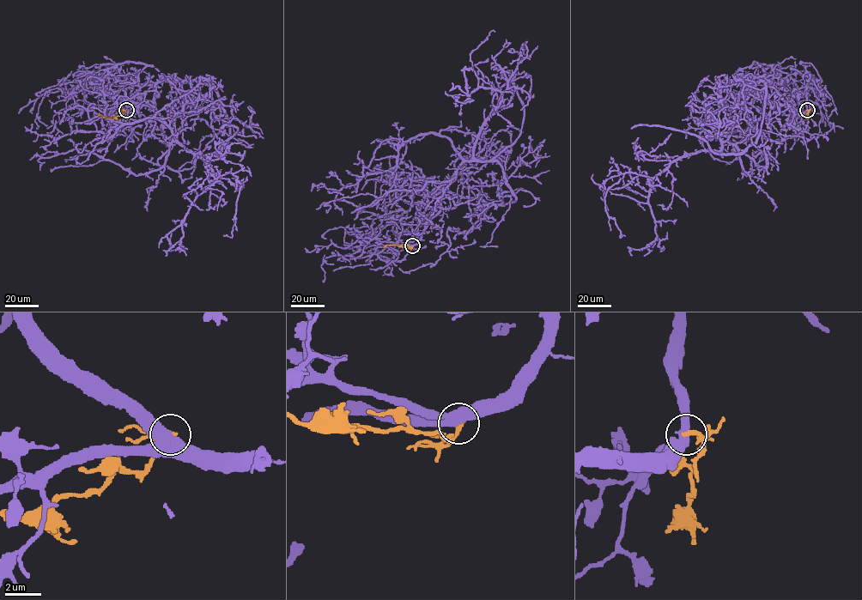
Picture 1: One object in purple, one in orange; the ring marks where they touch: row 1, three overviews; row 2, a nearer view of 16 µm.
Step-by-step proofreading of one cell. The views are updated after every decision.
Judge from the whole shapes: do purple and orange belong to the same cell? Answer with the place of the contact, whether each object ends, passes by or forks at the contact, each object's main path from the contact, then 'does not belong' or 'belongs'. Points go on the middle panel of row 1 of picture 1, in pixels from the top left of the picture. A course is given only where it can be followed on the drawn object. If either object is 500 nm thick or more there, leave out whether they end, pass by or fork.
place (412, 245); course purple (412, 245), (442, 191), (513, 202), (503, 167), (464, 160), (444, 183), (326, 209); course orange (413, 245), (385, 246); belongs

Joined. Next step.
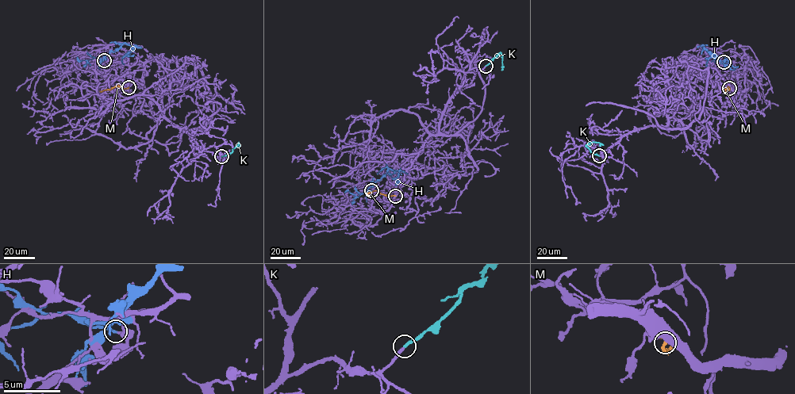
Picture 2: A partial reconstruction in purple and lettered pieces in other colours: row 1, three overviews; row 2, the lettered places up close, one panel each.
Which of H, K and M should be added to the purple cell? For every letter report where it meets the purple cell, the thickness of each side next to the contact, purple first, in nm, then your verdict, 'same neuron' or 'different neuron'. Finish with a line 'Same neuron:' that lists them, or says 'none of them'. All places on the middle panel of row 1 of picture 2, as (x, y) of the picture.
H: contact (371, 190); calibres 240 and 200 nm; different neuron
K: contact (485, 66); calibres 240 and 200 nm; same neuron
M: contact (395, 196); calibres 500 and 260 nm; different neuron
Same neuron: K

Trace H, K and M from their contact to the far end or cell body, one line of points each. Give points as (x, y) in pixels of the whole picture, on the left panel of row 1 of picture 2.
H: (104, 59), (100, 59), (115, 51), (122, 44), (129, 43), (132, 50), (123, 57), (124, 63)
K: (221, 156), (229, 154), (239, 142), (238, 145)
M: (128, 87), (115, 86), (99, 91)

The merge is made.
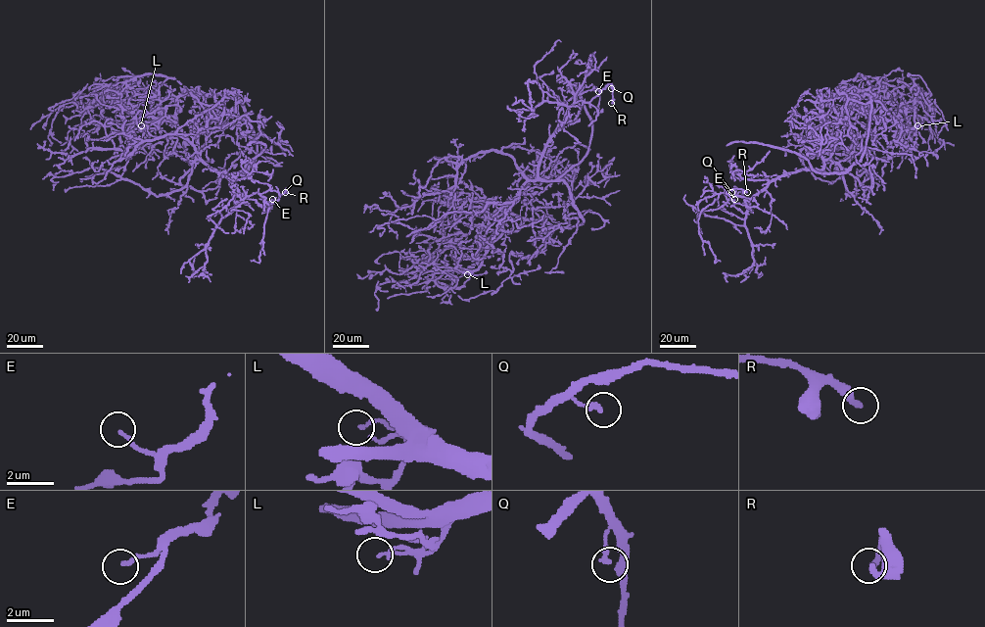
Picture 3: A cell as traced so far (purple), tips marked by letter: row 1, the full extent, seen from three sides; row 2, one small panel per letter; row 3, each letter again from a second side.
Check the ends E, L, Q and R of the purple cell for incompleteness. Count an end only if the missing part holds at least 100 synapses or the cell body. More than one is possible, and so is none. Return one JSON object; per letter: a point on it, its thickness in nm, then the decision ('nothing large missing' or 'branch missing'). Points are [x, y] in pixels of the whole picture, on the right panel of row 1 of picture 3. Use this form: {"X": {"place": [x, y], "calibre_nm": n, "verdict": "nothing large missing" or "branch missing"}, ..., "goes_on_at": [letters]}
{"E": {"place": [734, 199], "calibre_nm": 160, "verdict": "nothing large missing"}, "L": {"place": [917, 125], "calibre_nm": 110, "verdict": "nothing large missing"}, "Q": {"place": [731, 192], "calibre_nm": 190, "verdict": "nothing large missing"}, "R": {"place": [747, 192], "calibre_nm": 280, "verdict": "nothing large missing"}, "goes_on_at": []}

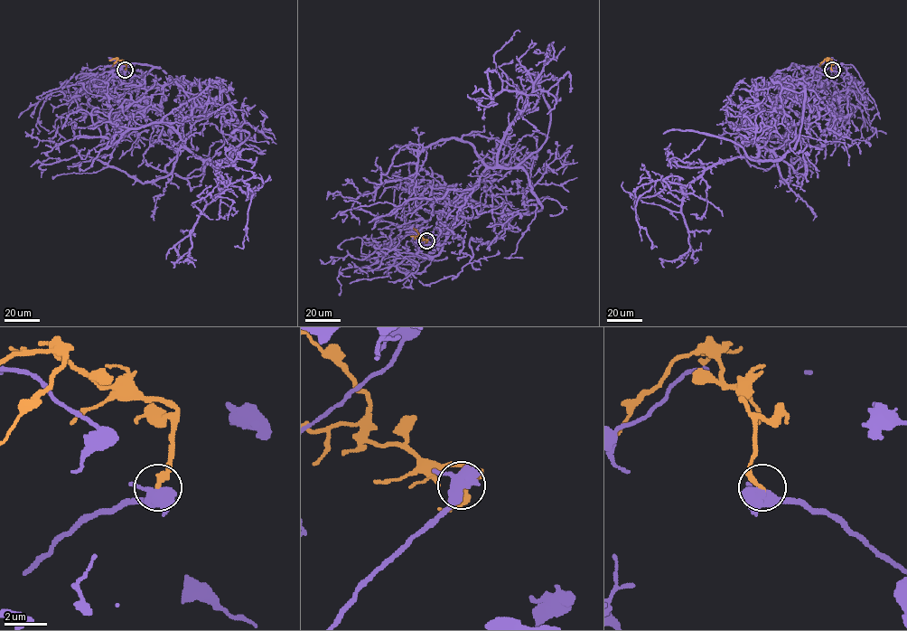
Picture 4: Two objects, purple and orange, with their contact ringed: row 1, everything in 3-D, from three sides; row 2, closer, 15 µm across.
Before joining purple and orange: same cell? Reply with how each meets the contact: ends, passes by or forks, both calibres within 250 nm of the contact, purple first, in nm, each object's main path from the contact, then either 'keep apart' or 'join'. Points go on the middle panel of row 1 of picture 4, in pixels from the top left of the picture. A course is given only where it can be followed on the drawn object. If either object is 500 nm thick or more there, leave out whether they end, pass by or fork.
500/260 nm | purple via (426, 240), (406, 256), (437, 255), (464, 200), (539, 211), (528, 174), (488, 167), (466, 191), (342, 219) | orange via (426, 240), (419, 237), (413, 228) | keep apart

